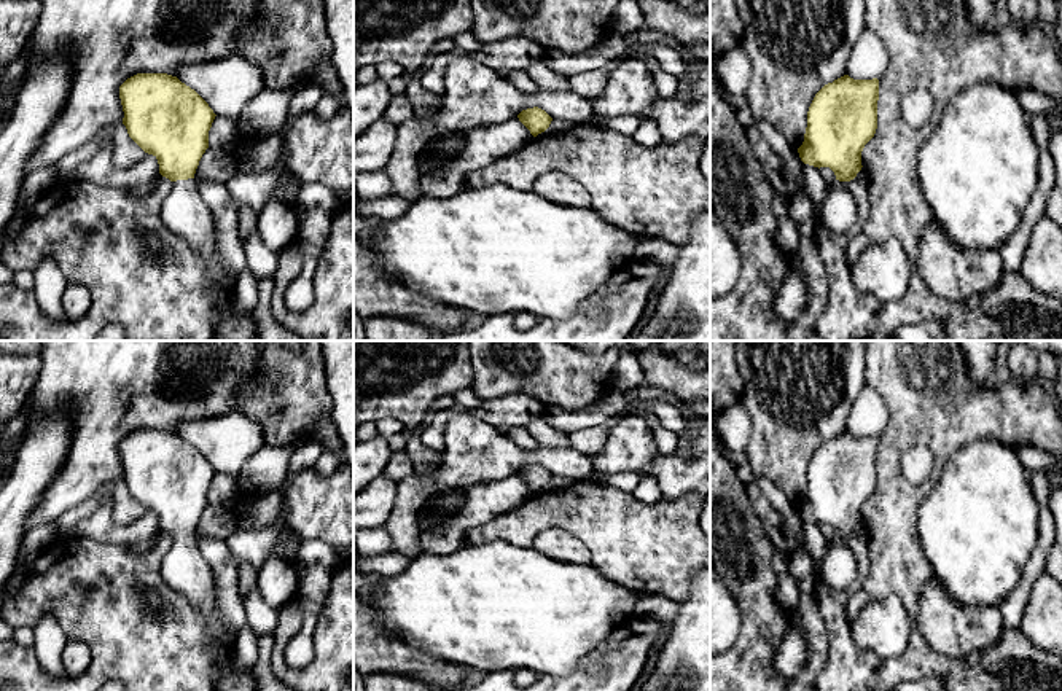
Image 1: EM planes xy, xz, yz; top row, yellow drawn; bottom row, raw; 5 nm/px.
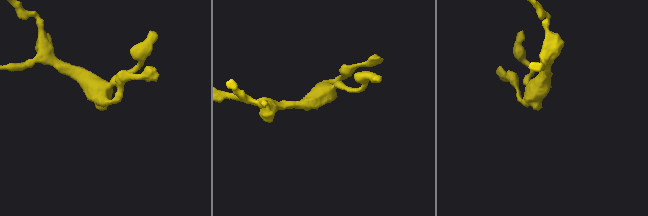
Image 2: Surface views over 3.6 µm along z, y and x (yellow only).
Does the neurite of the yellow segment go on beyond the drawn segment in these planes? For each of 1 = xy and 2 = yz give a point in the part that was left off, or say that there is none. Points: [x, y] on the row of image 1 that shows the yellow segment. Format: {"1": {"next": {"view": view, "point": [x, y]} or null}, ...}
{"1": {"next": {"view": "xy", "point": [185, 214]}}, "2": {"next": {"view": "yz", "point": [839, 210]}}}

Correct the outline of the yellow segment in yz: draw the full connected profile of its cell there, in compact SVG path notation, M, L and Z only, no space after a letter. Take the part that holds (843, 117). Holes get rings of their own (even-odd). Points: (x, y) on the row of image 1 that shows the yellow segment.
M844 75L825 84L809 107L798 153L804 164L830 167L836 175L822 207L822 221L831 232L844 234L857 223L857 204L844 183L863 167L861 151L877 129L877 100L877 78Z

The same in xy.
M137 73L127 78L119 86L119 99L124 111L123 124L129 137L158 159L159 174L172 182L161 210L164 226L183 239L194 256L207 266L210 288L221 312L212 341L261 341L255 314L245 314L236 304L229 271L218 253L213 217L194 180L199 161L209 148L209 131L217 115L194 89L167 73Z

